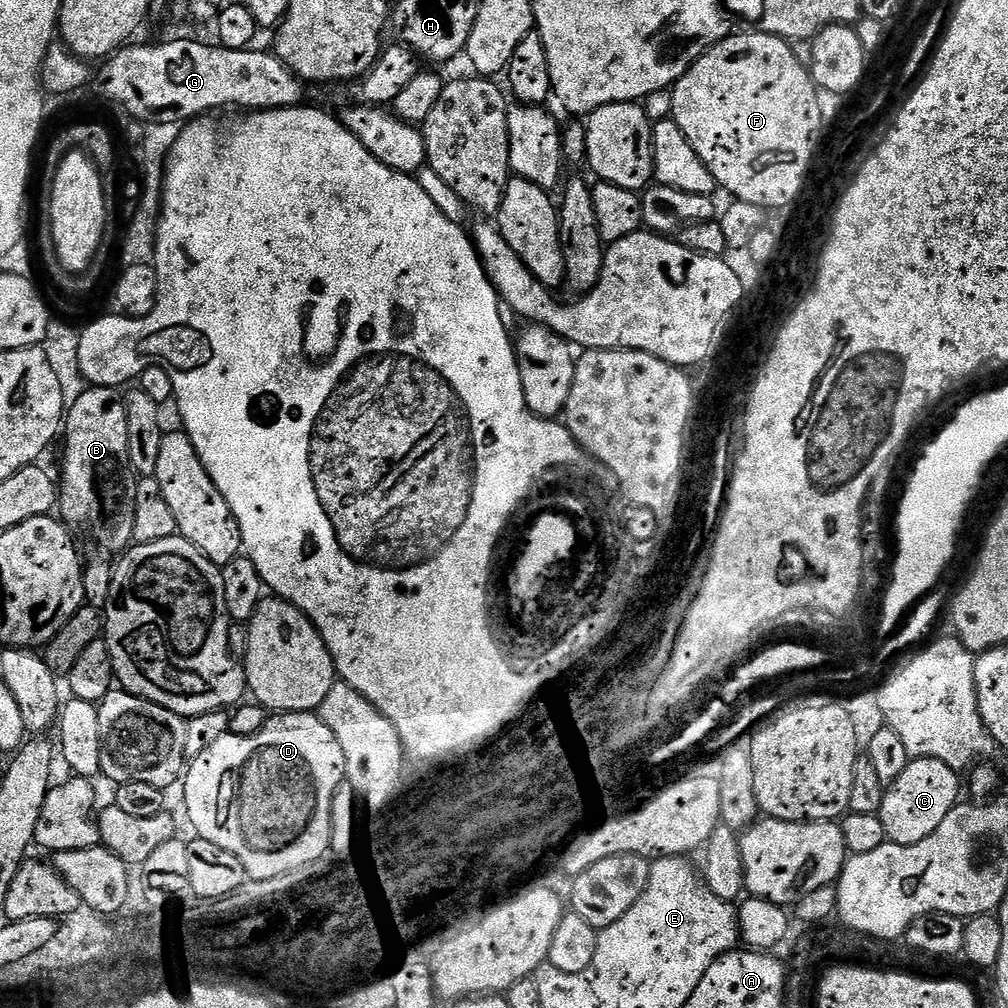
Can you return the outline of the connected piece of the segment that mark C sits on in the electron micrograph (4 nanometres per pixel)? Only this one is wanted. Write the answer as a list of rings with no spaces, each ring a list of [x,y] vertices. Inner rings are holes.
[[[934,758],[909,759],[906,770],[898,774],[893,784],[887,785],[884,793],[878,815],[885,837],[891,843],[902,846],[914,846],[914,842],[930,838],[930,834],[938,830],[938,825],[945,820],[946,814],[950,814],[950,810],[961,799],[960,779],[957,772],[946,766],[946,762],[938,762]]]

